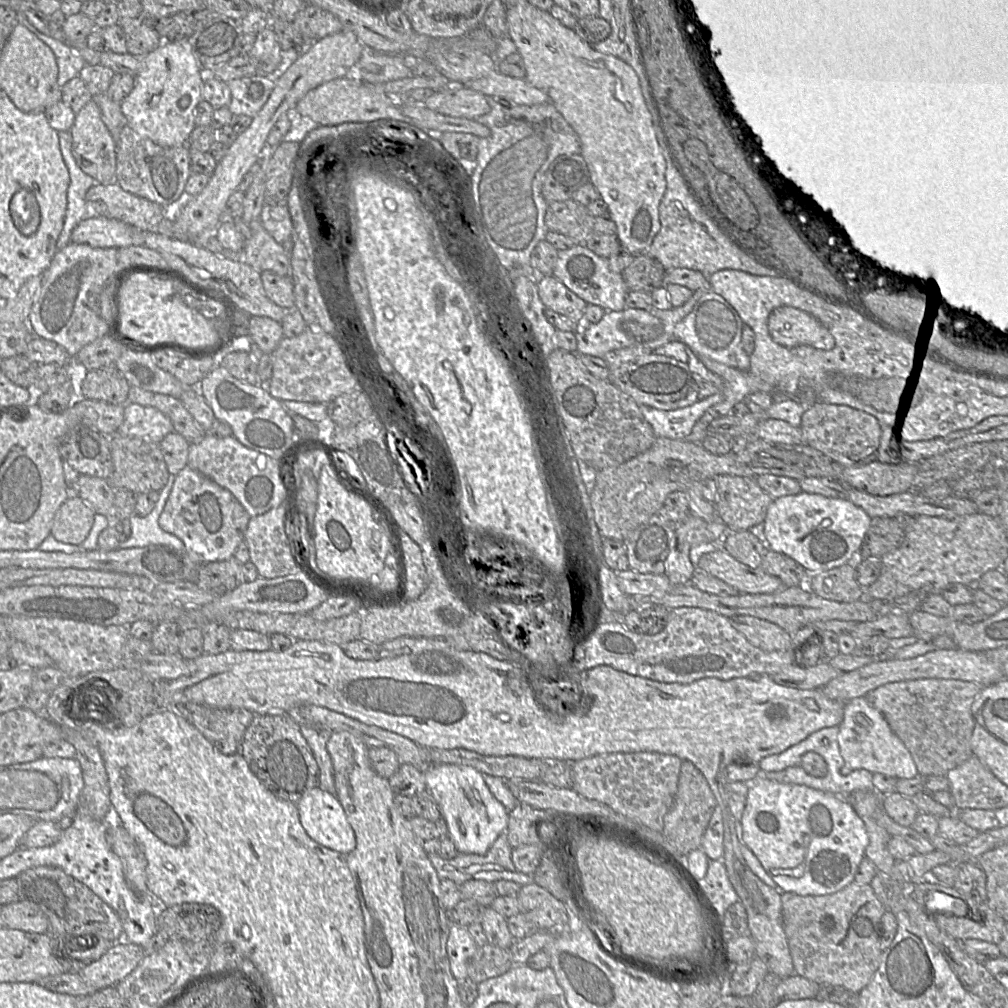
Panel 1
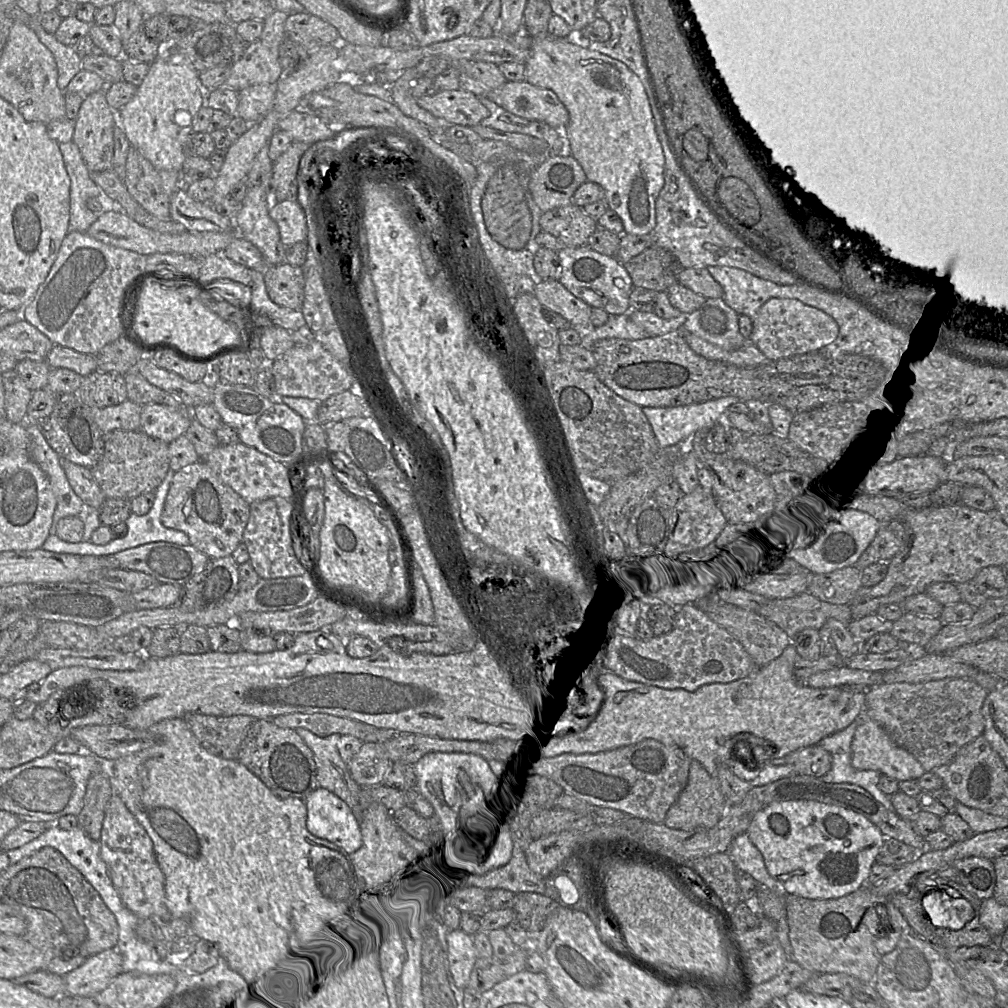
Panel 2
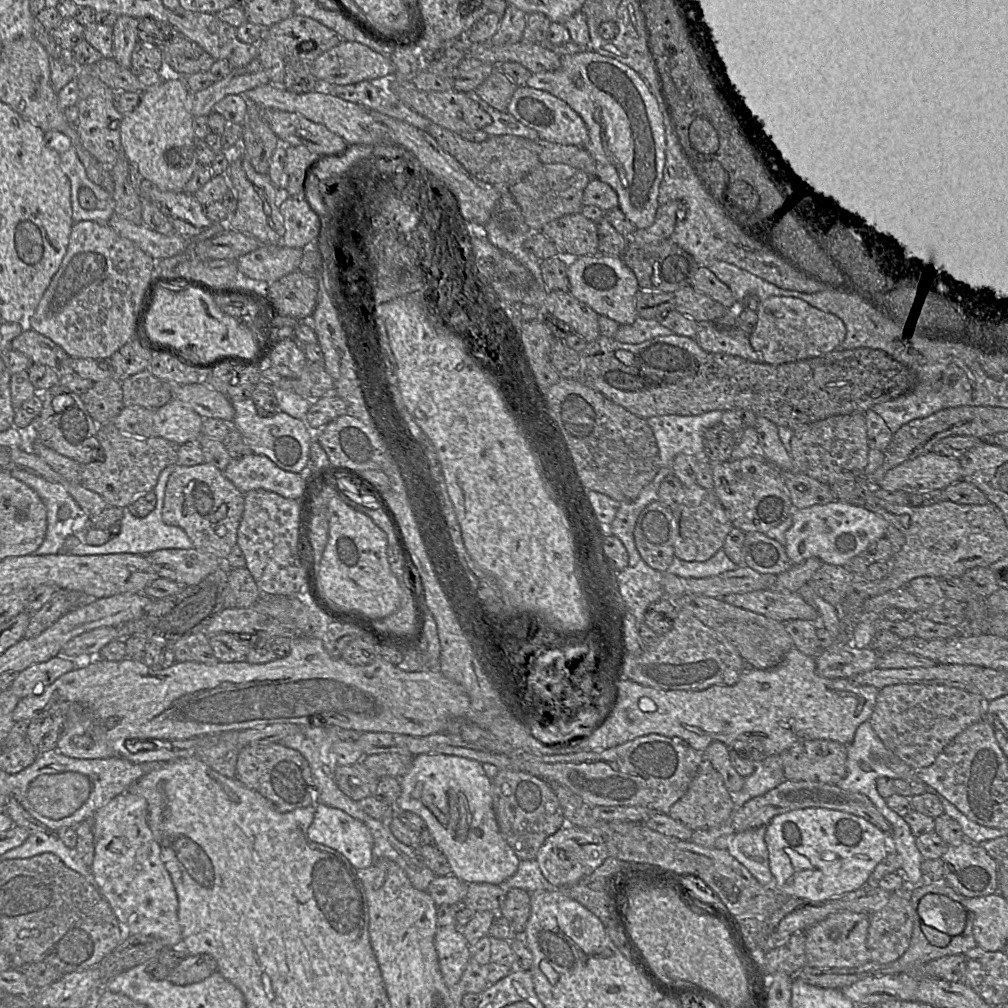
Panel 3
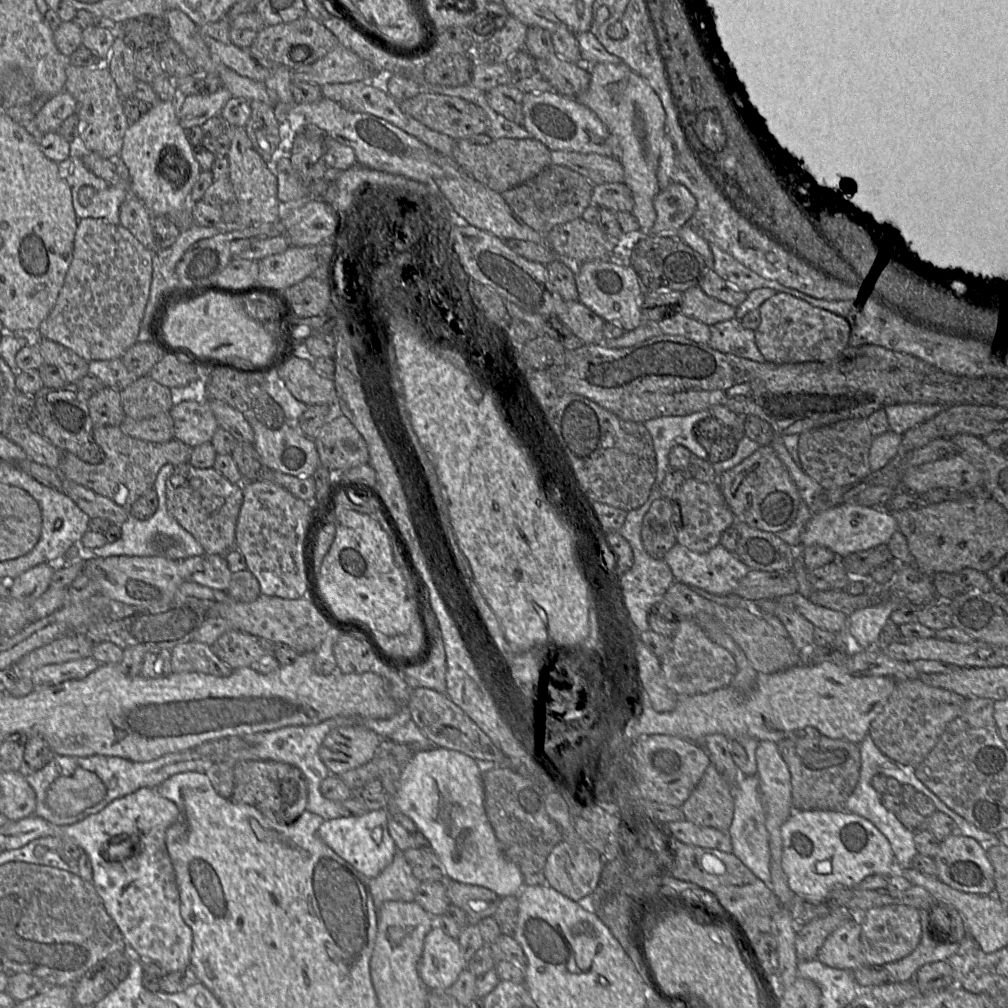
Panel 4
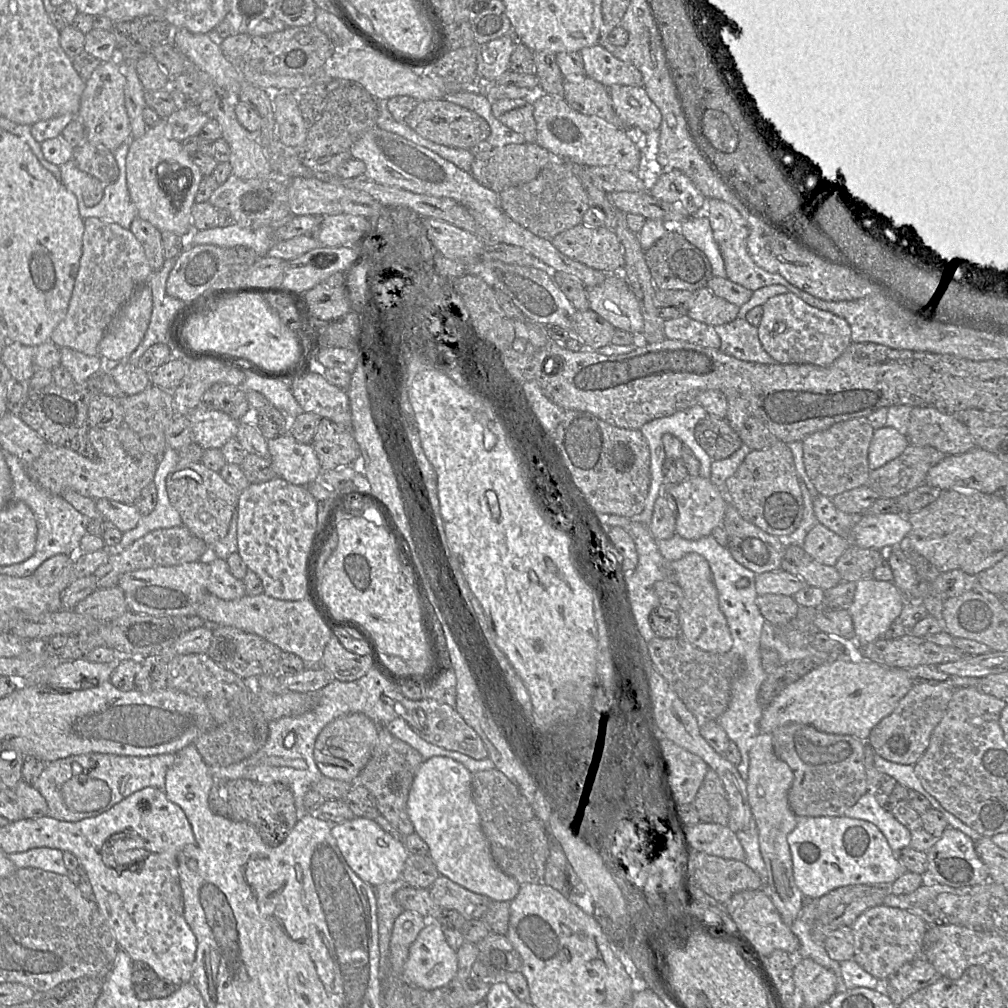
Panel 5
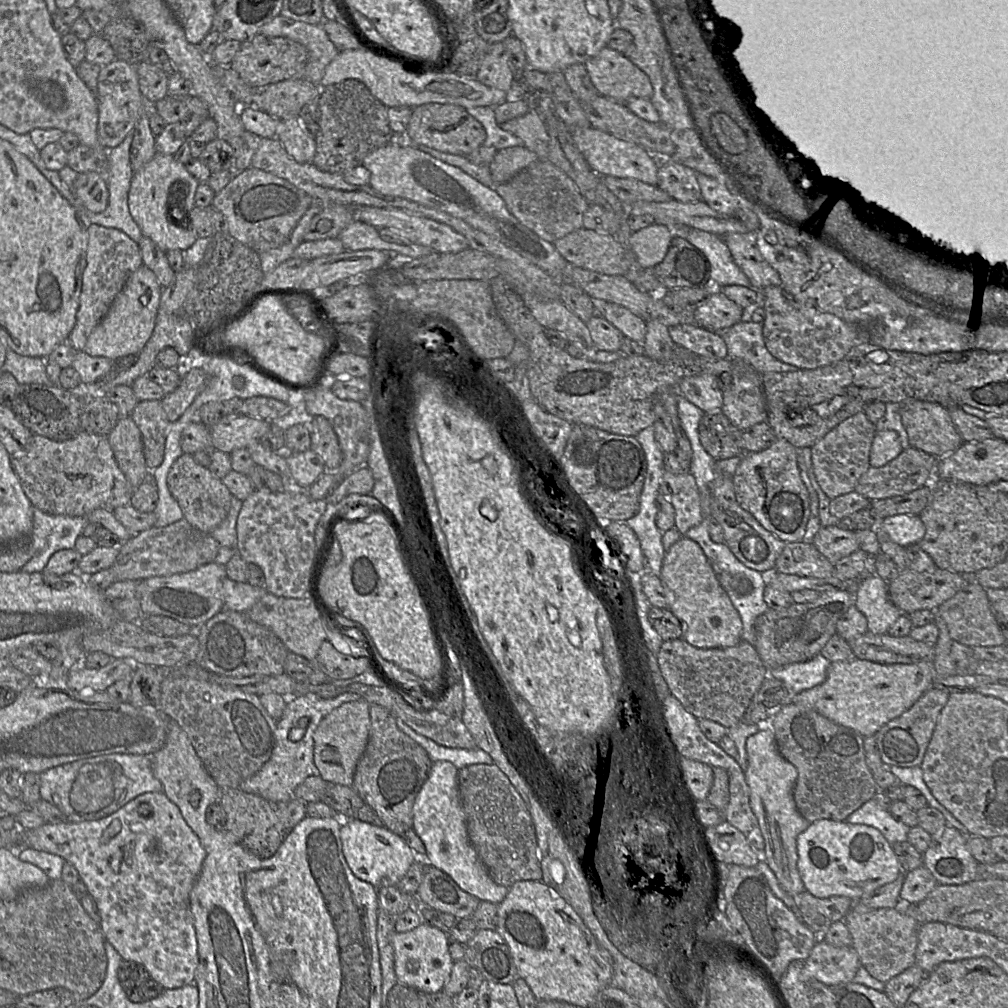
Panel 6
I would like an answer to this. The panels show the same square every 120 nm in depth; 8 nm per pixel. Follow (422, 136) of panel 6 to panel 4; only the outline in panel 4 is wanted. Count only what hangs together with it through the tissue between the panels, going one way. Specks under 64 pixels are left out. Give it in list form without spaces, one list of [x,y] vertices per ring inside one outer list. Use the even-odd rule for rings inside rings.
[[[421,91],[415,97],[400,102],[400,107],[403,112],[423,125],[454,140],[468,139],[478,134],[486,134],[491,126],[489,117],[481,107],[457,96]]]

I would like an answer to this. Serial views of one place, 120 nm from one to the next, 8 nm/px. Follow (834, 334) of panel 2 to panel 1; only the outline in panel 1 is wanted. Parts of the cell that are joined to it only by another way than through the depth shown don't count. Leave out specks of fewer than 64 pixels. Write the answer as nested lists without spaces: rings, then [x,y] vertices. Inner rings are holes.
[[[790,306],[775,308],[768,318],[768,330],[772,339],[785,347],[810,345],[819,349],[832,349],[834,338],[829,330],[809,313]]]

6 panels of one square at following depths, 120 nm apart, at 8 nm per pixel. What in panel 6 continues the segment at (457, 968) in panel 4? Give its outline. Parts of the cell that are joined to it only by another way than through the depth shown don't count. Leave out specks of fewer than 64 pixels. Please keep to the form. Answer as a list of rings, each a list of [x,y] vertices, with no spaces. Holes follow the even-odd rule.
[[[422,922],[408,932],[395,932],[392,935],[394,949],[394,969],[398,983],[404,984],[425,994],[443,989],[449,979],[454,961],[449,952],[450,939],[447,933]]]

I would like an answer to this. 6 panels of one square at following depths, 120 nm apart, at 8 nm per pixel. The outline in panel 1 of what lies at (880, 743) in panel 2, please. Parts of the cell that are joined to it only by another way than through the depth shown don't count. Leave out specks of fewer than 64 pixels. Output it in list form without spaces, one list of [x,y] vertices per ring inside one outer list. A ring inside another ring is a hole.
[[[856,697],[844,703],[844,716],[838,727],[839,750],[844,759],[841,769],[843,775],[848,775],[856,769],[882,773],[896,779],[910,779],[919,775],[909,750],[892,731],[882,713],[873,707],[865,697]]]

